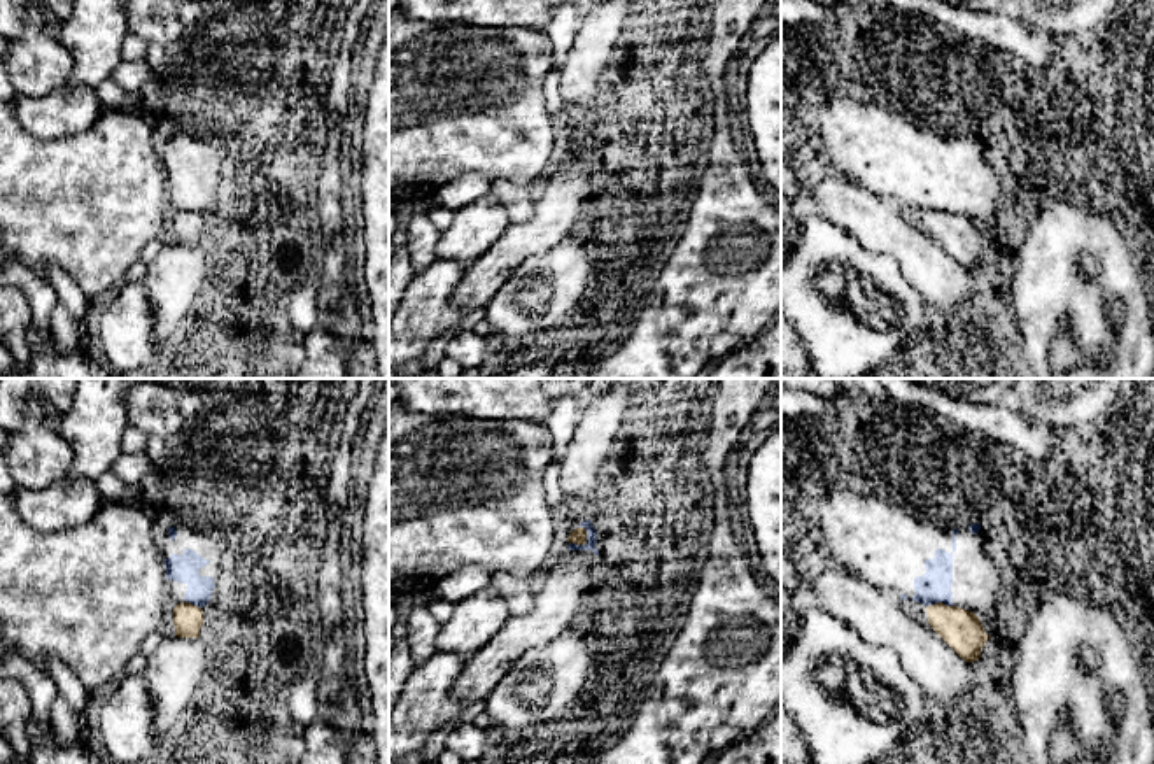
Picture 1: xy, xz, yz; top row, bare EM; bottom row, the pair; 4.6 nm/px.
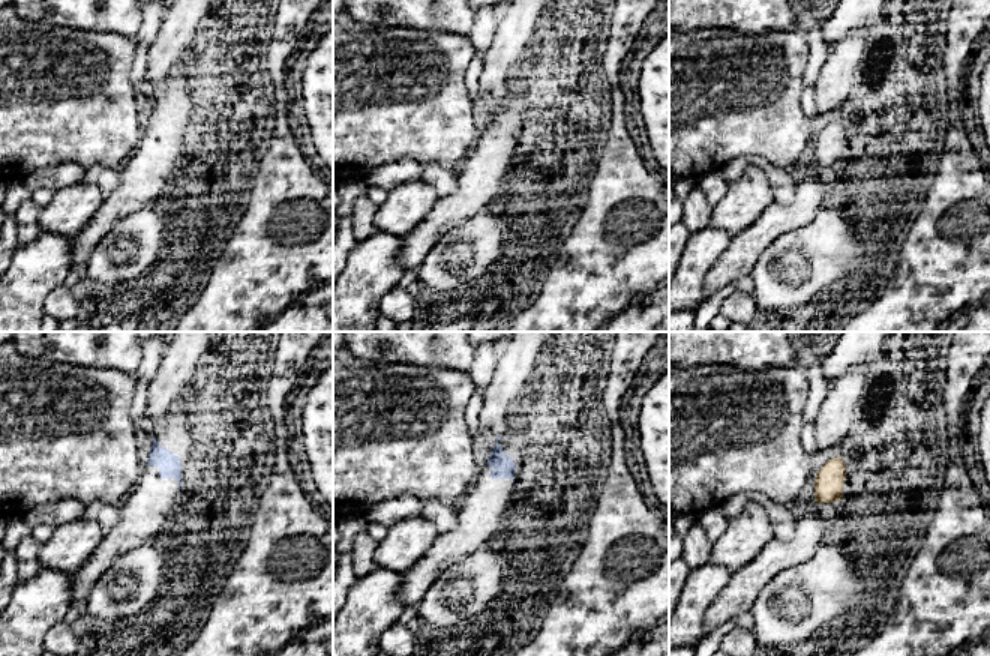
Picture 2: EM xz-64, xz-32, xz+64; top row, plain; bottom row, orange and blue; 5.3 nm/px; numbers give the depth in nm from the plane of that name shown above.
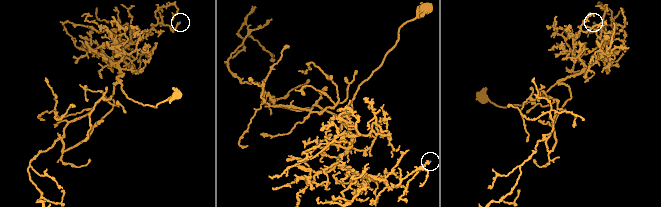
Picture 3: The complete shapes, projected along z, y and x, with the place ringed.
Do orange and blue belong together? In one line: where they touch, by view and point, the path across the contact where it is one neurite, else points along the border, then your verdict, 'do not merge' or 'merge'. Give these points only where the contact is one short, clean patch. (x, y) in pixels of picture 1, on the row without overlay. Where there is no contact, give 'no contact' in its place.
meets orange in xz at (585, 149); border along xz (584, 134), (585, 149), (571, 151); do not merge

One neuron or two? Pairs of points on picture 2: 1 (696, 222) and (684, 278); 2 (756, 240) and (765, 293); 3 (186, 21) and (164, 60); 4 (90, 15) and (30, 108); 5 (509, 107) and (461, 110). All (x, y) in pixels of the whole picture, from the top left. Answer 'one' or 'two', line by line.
1: two
2: two
3: one
4: two
5: two

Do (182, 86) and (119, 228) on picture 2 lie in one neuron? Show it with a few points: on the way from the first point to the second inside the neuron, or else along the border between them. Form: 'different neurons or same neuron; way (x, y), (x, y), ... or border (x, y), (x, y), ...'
different neurons; border (126, 216), (98, 242)

